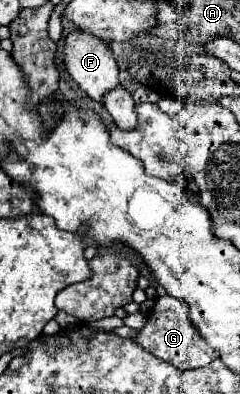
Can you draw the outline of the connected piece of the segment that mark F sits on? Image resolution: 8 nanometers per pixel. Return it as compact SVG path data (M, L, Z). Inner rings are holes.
M73 31L67 35L65 39L65 65L69 75L77 81L77 85L93 99L93 101L103 101L103 97L117 89L119 83L119 67L111 55L111 51L107 49L105 41L85 33L85 31Z

